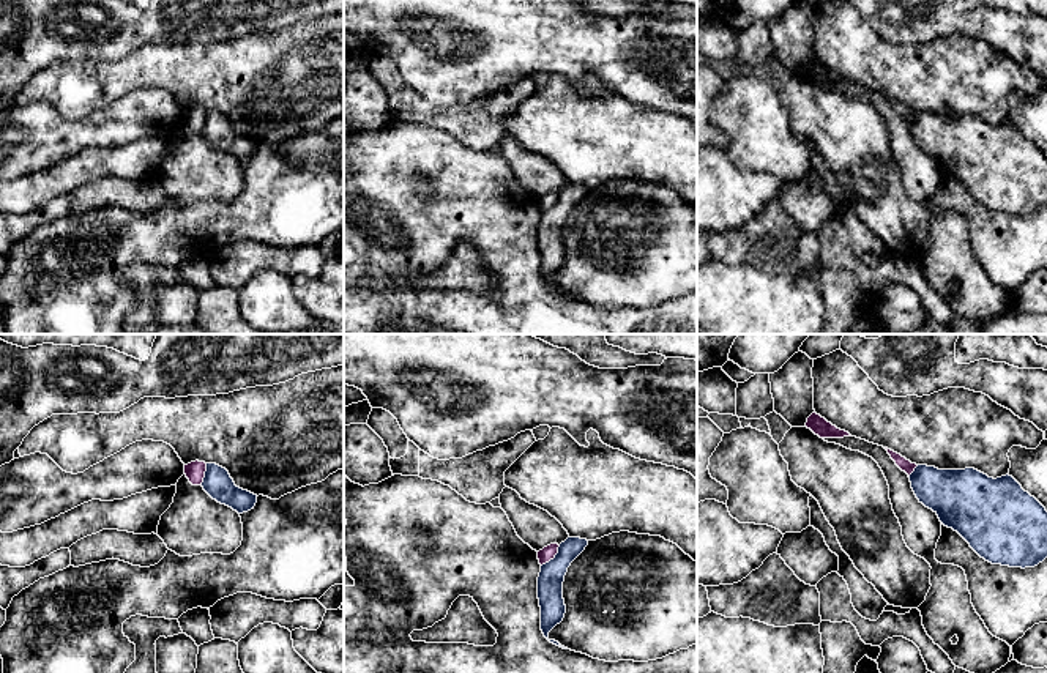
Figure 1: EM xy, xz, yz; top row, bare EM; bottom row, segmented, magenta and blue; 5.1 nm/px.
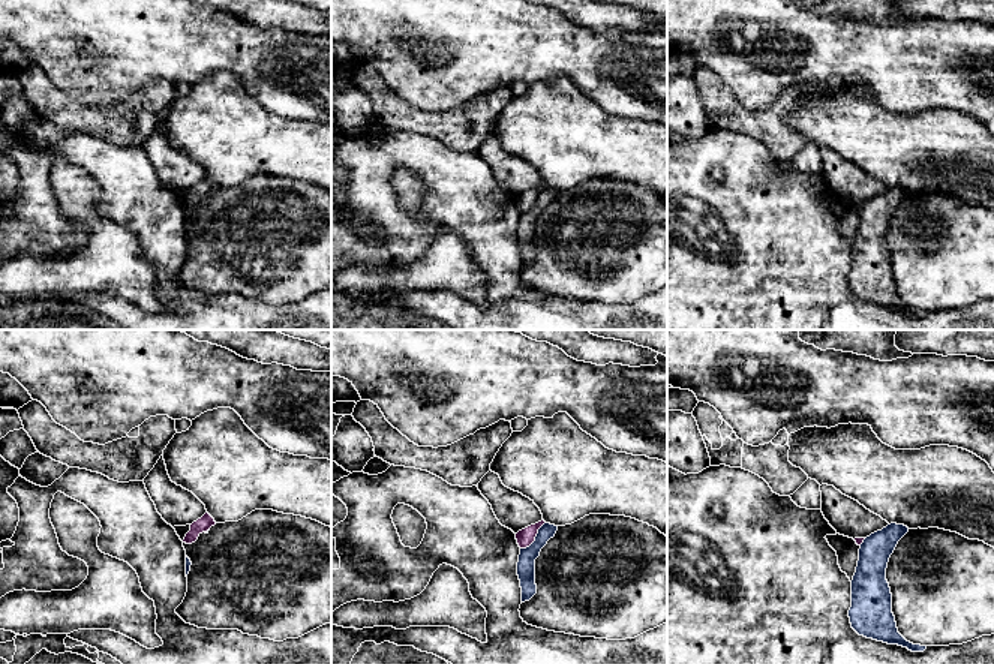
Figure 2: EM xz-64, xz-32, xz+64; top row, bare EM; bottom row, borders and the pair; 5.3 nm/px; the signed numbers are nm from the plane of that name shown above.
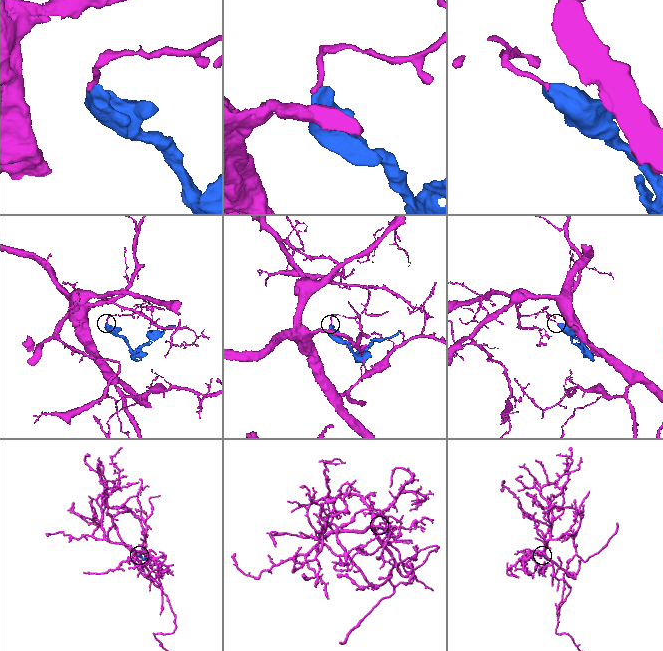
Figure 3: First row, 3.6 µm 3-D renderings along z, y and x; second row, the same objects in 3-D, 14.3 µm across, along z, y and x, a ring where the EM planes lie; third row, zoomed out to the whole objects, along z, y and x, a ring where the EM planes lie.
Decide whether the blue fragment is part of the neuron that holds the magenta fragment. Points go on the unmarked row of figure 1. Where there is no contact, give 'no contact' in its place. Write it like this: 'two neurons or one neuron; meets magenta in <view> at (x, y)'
two neurons; meets magenta in xz at (552, 205)

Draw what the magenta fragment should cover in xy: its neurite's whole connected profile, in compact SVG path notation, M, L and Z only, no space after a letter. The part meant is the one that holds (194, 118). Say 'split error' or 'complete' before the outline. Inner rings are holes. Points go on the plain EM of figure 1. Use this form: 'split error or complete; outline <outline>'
complete; outline M196 107L196 109L184 112L184 121L192 132L202 132L205 118L207 118L205 109Z

